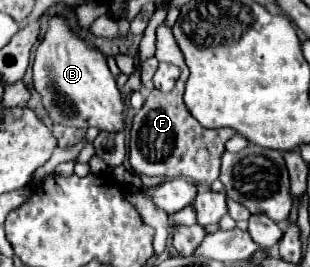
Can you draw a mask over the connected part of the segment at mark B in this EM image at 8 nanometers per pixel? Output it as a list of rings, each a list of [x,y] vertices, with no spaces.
[[[52,18],[48,24],[48,30],[44,38],[40,40],[34,56],[34,88],[42,94],[44,108],[48,110],[50,118],[62,126],[74,126],[74,128],[98,128],[104,132],[120,132],[124,130],[124,100],[120,90],[116,88],[116,80],[108,70],[106,58],[92,46],[84,44],[80,38],[74,36],[74,32],[64,24],[62,18]]]

